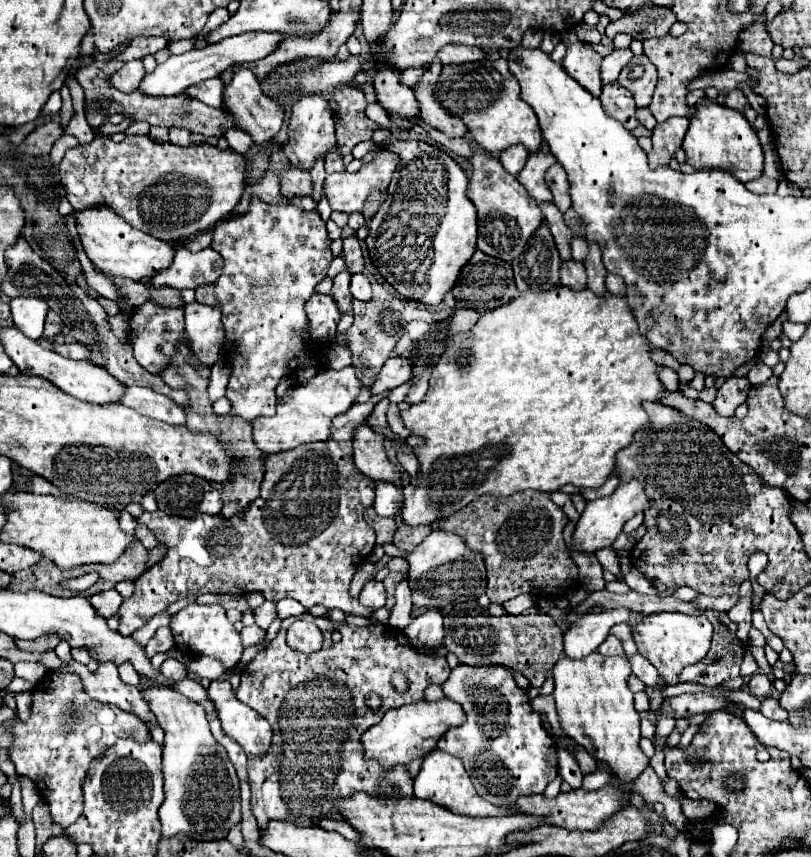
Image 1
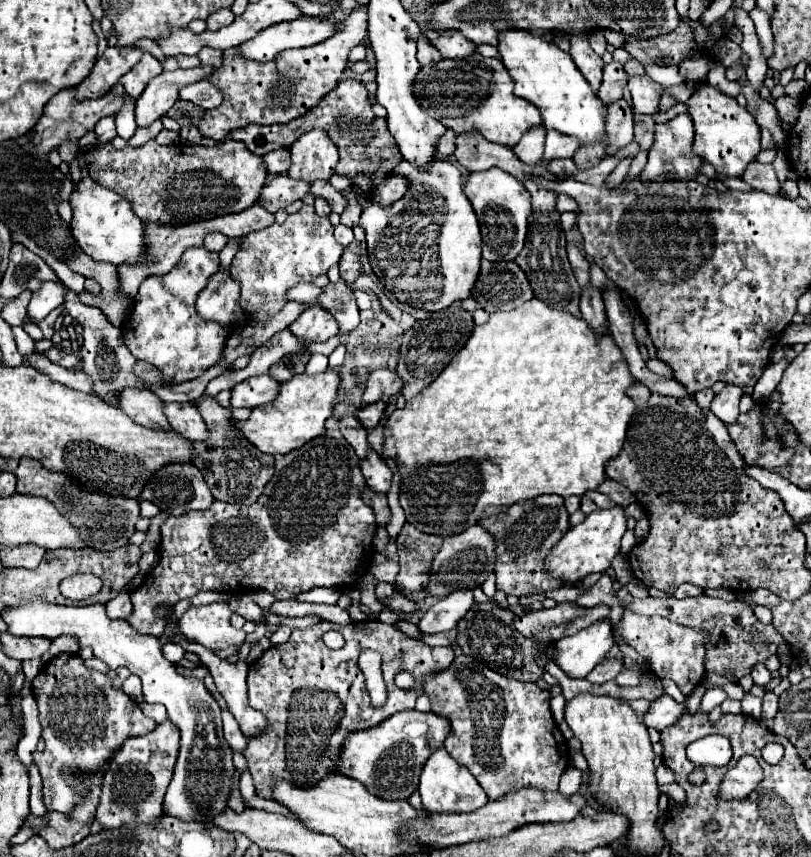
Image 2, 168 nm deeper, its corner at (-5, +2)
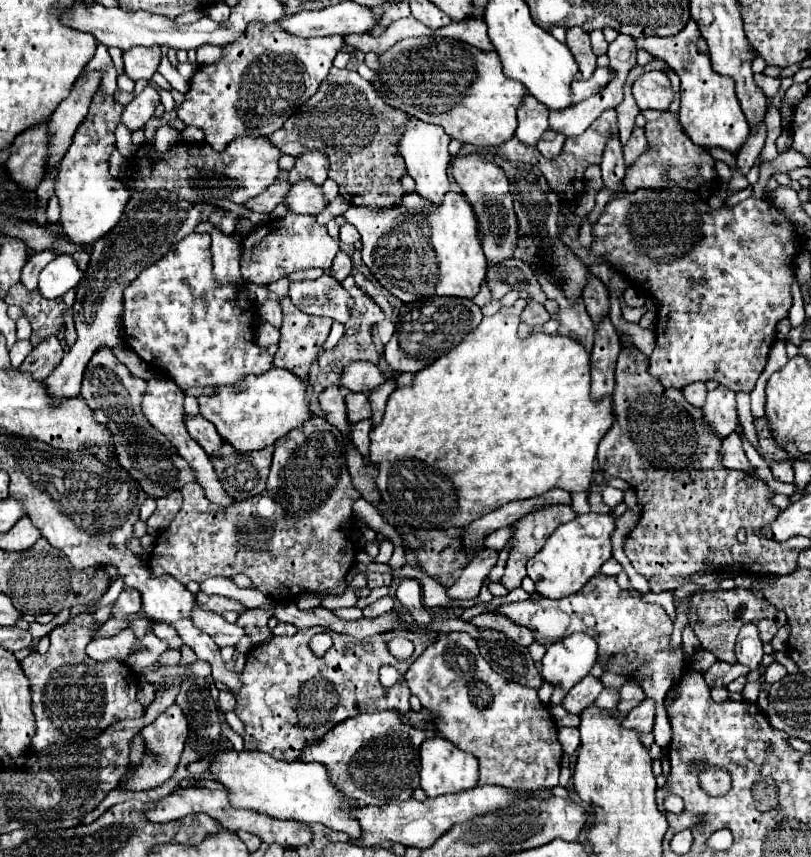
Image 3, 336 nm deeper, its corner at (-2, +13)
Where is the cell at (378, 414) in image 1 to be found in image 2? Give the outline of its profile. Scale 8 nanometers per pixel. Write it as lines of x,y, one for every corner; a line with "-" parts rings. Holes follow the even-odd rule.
378,401
378,403
370,403
370,405
364,405
360,411
358,411
358,419
360,419
360,423
370,431
370,429
374,429
378,423
380,423
380,419
384,417
384,411
386,411
386,403
384,401

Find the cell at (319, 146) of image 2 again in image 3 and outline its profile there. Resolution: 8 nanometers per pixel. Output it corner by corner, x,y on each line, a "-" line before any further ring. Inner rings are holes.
307,152
297,158
295,168
289,172
289,182
295,184
303,178
311,178
317,186
321,186
327,180
327,166
329,160
323,152

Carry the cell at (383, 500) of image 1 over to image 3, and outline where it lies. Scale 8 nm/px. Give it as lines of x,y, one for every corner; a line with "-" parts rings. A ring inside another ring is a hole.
367,418
363,422
357,422
357,424
351,424
351,442
355,444
355,448
367,456
369,452
369,432
371,432
371,426
373,422

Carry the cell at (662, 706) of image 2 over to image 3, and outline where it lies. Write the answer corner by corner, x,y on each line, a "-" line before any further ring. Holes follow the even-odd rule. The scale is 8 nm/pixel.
645,698
637,708
633,708
623,718
623,728
645,734
645,732
653,730
653,722
655,722
655,702
651,698

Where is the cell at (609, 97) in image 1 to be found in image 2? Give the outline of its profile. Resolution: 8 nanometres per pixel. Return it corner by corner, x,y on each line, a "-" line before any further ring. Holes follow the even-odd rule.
624,97
622,101
614,101
614,105
608,105
606,133
608,133
608,149
606,149
608,155
614,155
618,149
622,149
634,139
632,107

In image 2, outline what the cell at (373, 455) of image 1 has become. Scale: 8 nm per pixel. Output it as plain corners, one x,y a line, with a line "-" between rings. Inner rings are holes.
346,415
346,417
340,419
340,431
342,431
344,439
354,447
356,455
360,459
366,459
366,455
370,451
370,445
368,445
368,439
366,439
368,431
362,427
362,423
356,417

